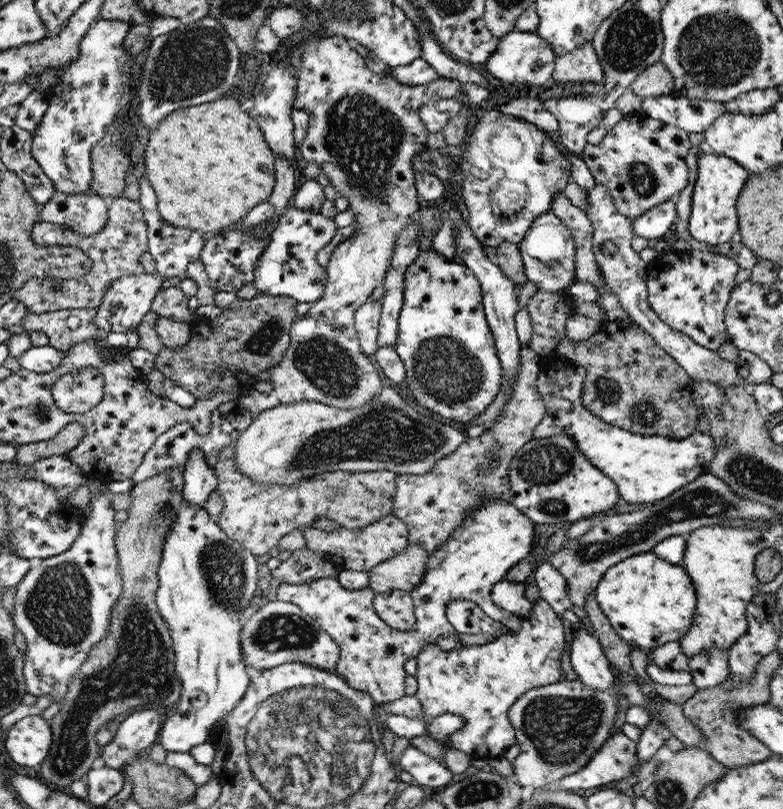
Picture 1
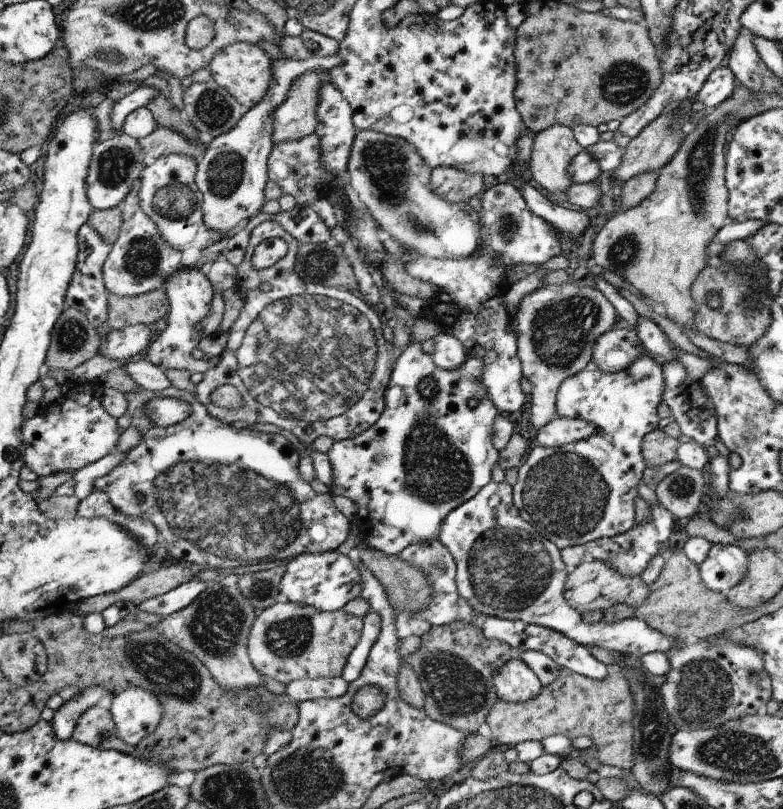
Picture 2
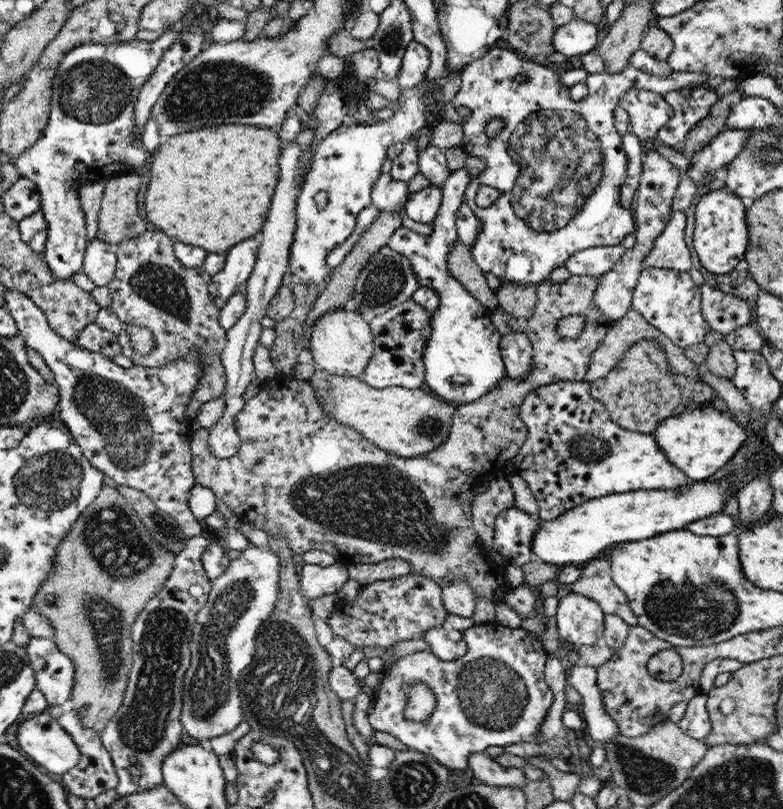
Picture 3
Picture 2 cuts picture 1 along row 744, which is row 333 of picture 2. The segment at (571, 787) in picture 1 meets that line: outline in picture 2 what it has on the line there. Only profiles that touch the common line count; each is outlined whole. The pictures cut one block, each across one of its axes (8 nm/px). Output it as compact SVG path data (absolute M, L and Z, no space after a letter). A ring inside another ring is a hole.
M619 324L598 338L594 344L591 365L602 372L619 372L626 370L642 354L652 357L650 352L644 350L637 333Z

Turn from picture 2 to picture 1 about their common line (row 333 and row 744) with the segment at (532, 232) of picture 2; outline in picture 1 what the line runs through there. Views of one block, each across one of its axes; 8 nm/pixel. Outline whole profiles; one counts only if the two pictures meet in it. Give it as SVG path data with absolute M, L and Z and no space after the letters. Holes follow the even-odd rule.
M542 598L522 618L522 627L515 634L500 634L492 642L456 646L442 650L436 643L426 643L418 653L416 698L422 706L419 718L388 715L386 723L398 737L412 739L427 734L425 719L454 714L465 719L465 726L448 736L449 746L462 751L475 763L504 755L517 741L509 720L510 706L526 691L554 684L563 679L562 652L568 648L564 624L556 611Z

